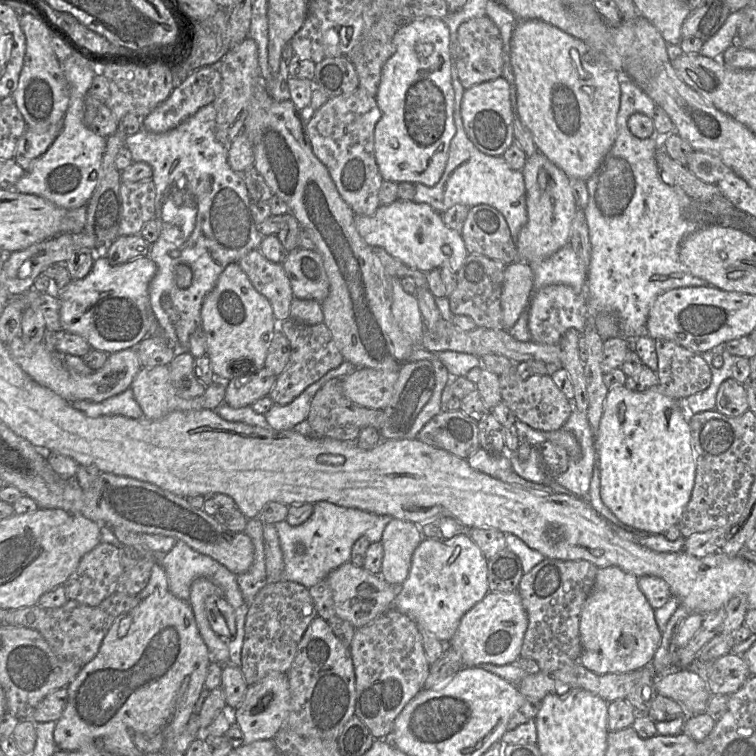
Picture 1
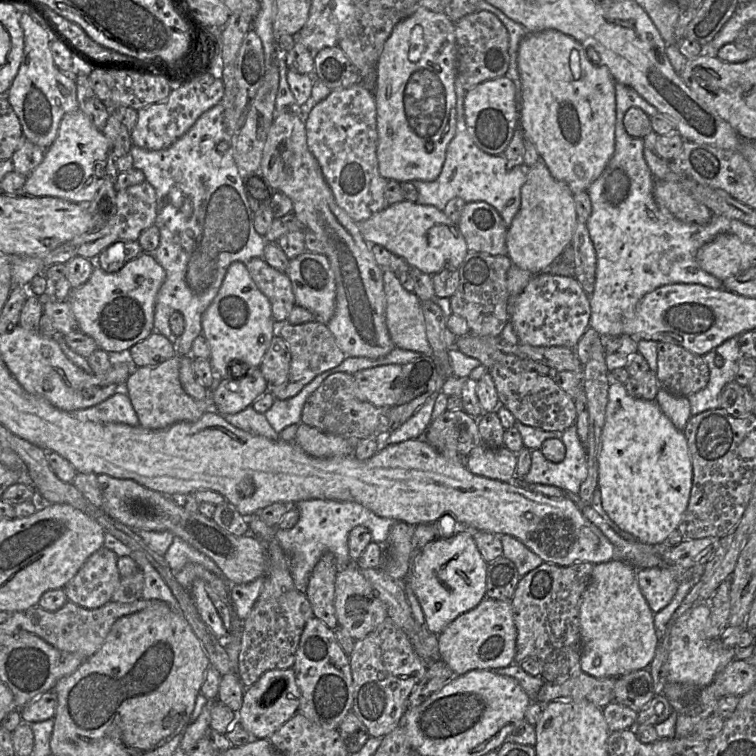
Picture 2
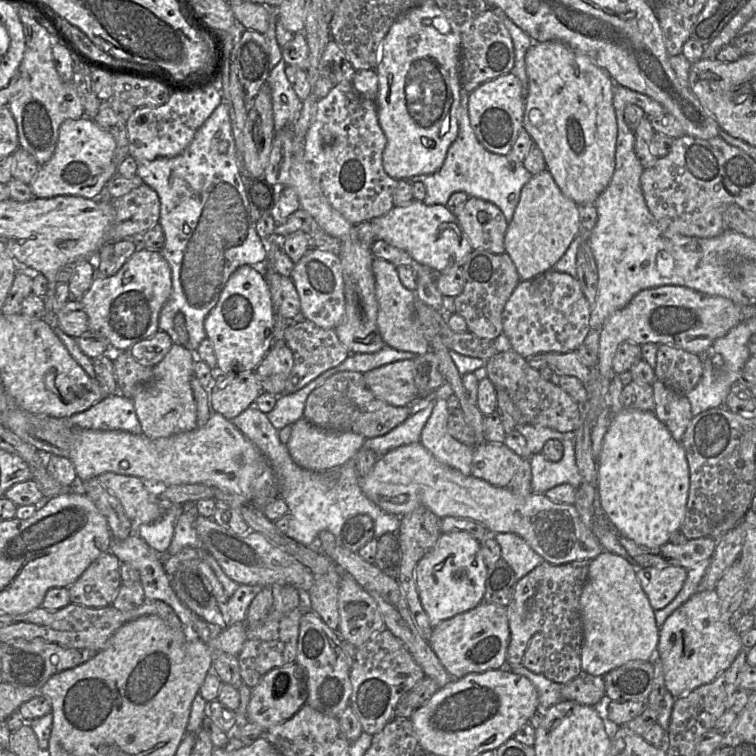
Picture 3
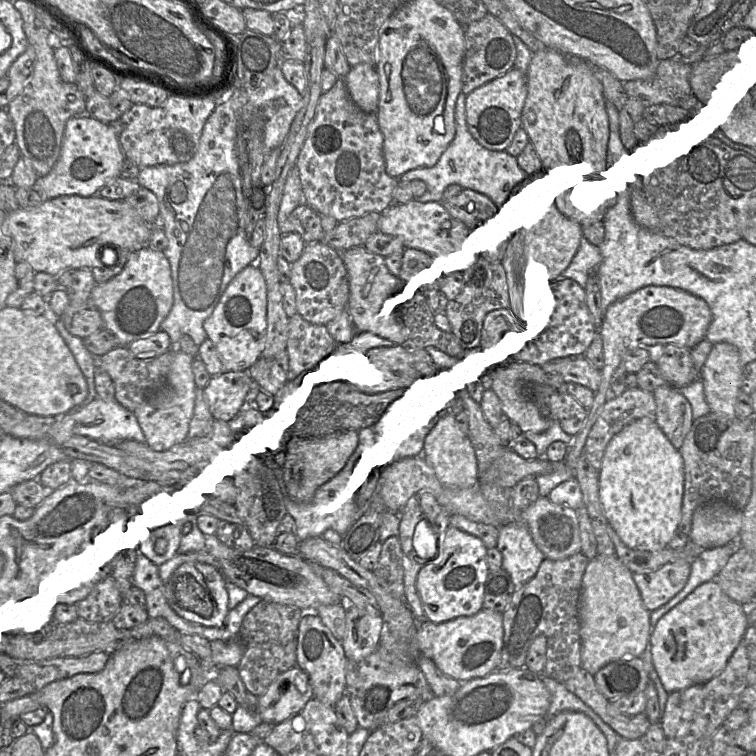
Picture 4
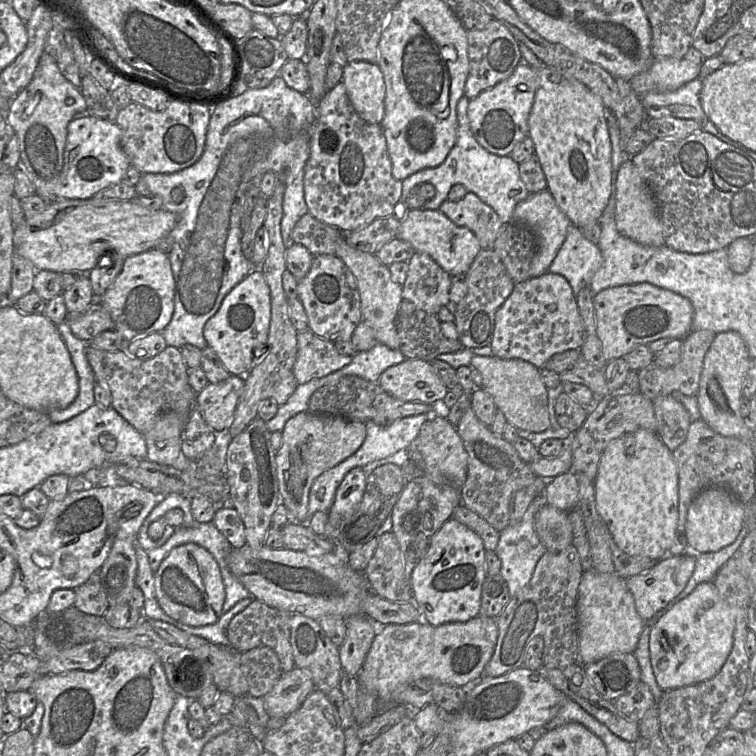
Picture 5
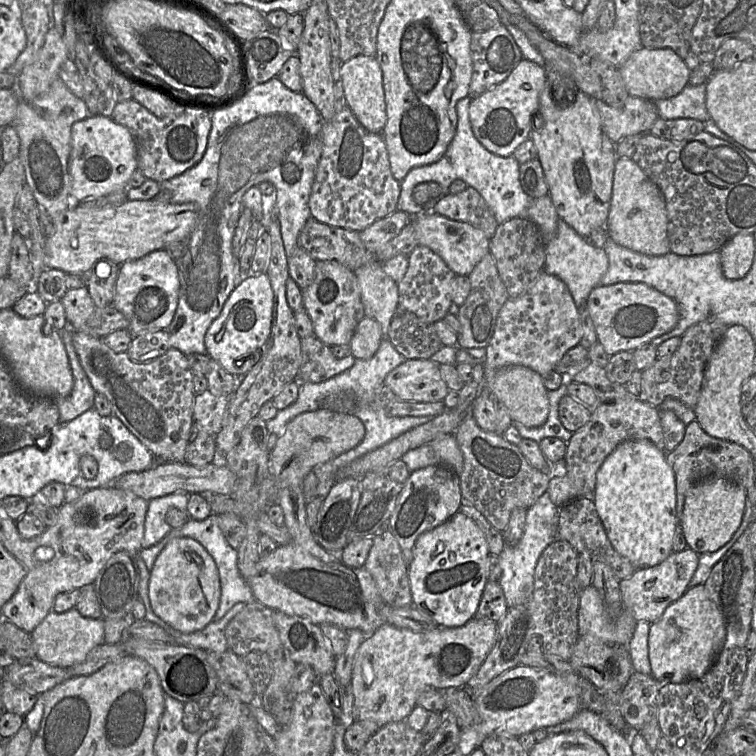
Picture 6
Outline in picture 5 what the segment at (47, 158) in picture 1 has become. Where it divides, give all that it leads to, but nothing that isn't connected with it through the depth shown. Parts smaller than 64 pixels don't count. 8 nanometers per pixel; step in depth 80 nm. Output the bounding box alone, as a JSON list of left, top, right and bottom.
[58,115,131,199]

